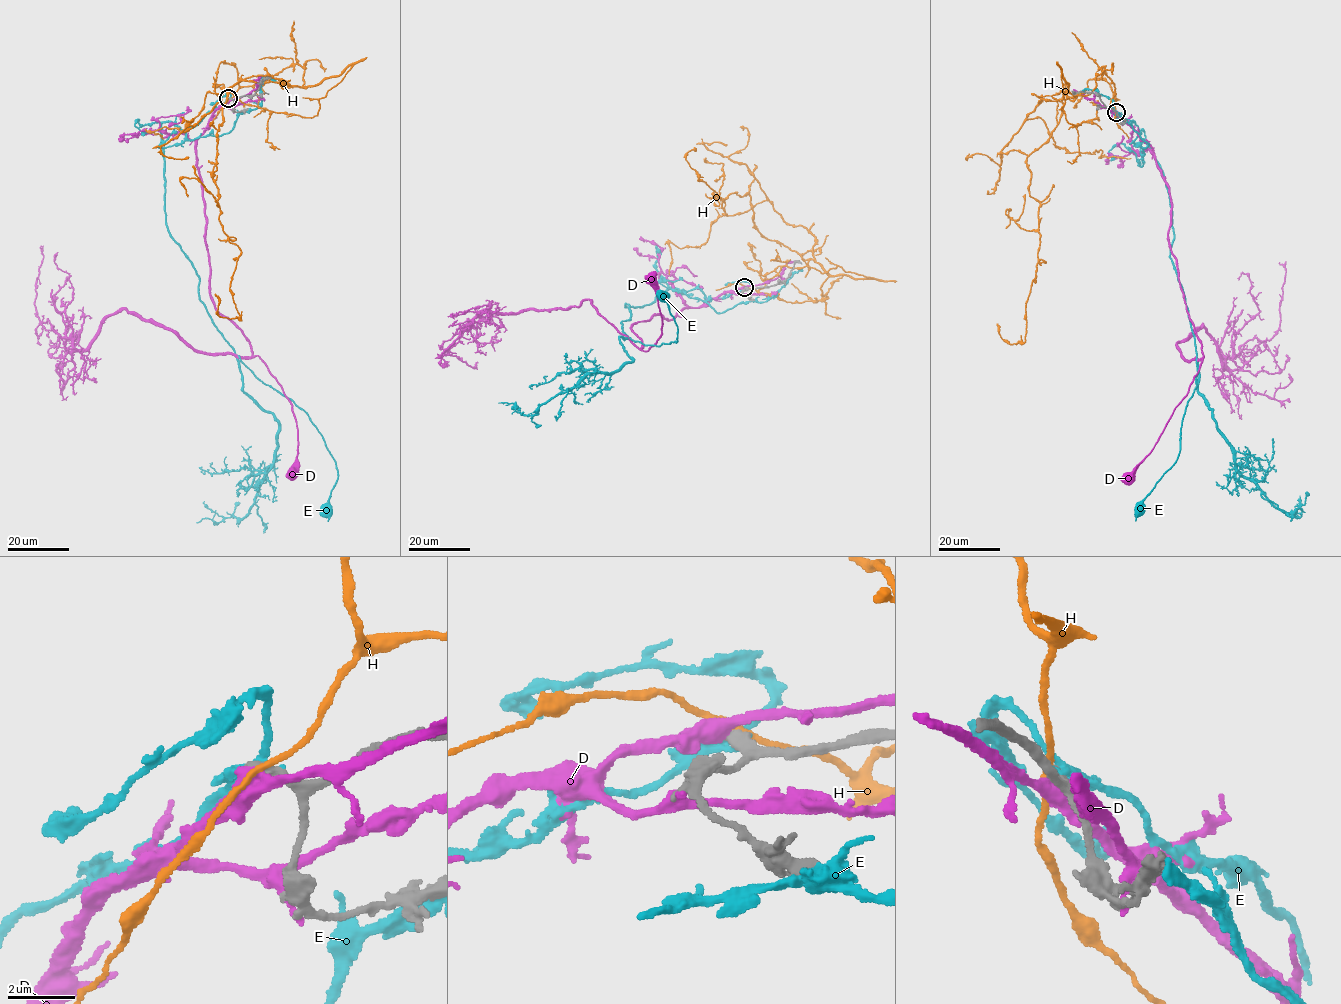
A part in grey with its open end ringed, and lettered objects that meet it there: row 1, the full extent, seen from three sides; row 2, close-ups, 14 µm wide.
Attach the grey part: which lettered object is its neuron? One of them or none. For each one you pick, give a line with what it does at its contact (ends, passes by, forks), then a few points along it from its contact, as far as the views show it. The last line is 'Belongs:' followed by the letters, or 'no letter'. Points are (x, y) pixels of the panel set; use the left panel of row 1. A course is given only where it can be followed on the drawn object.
Belongs: no letter

